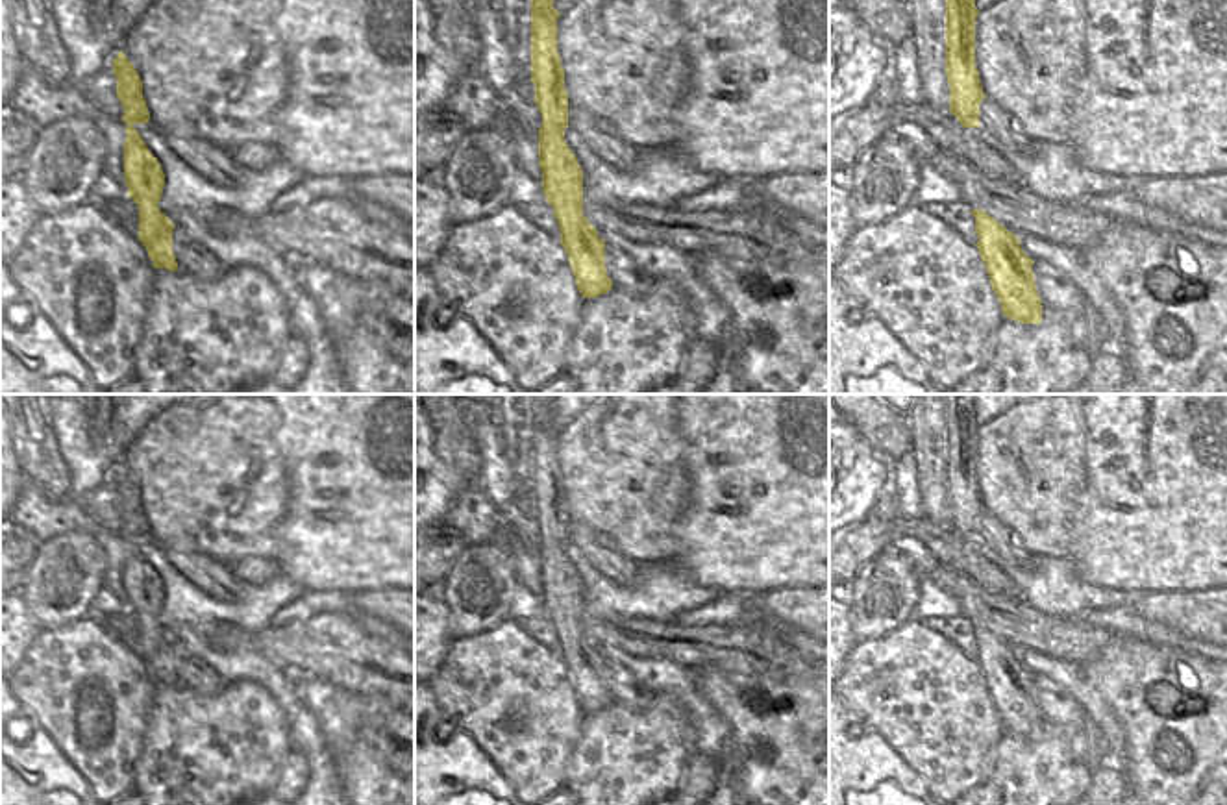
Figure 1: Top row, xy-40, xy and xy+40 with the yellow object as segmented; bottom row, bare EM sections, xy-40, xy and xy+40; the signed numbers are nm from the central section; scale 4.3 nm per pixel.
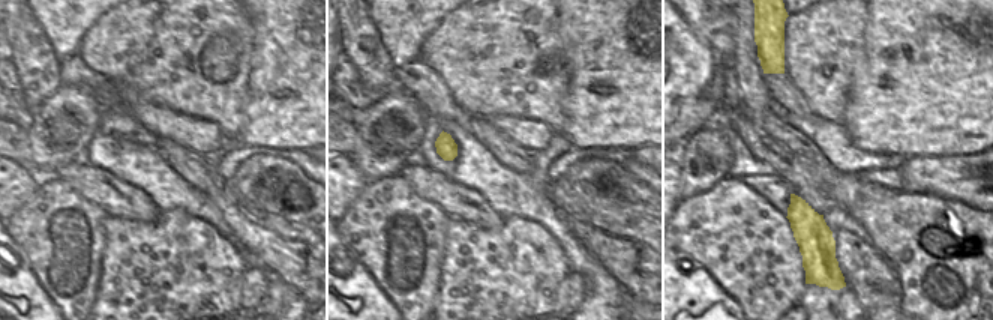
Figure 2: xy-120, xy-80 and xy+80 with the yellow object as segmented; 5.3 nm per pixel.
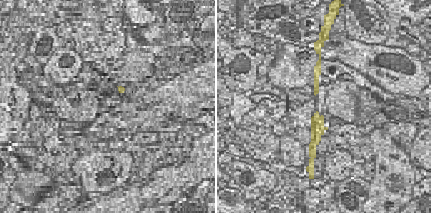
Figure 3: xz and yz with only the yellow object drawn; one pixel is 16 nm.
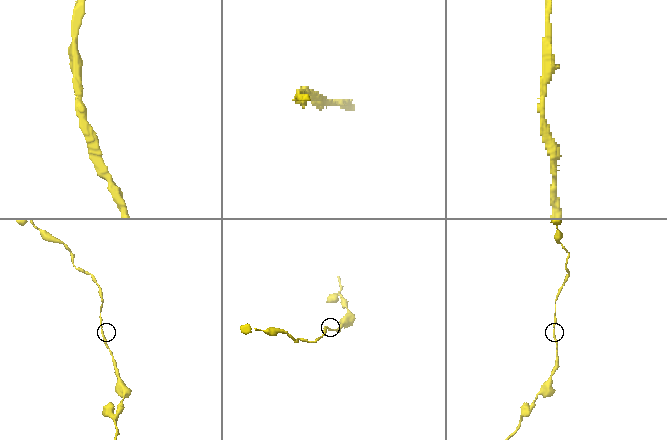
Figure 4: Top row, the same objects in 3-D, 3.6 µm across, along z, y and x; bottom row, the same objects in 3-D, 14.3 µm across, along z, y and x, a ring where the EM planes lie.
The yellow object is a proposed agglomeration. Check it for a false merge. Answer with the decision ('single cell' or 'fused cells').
single cell

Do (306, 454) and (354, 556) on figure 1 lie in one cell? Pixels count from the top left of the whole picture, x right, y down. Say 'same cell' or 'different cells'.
same cell

